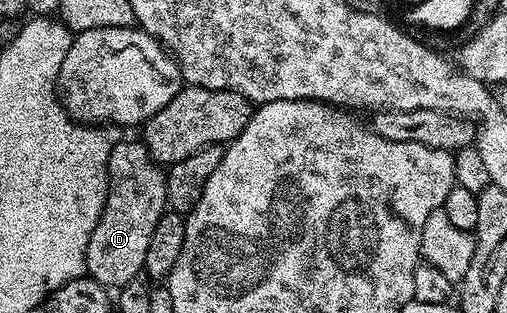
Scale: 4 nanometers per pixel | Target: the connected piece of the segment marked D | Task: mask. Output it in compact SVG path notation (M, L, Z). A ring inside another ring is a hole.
M121 141L114 145L108 162L106 205L86 245L87 278L98 281L106 289L119 289L137 278L144 270L154 225L158 225L167 207L165 168L152 160L143 142Z

